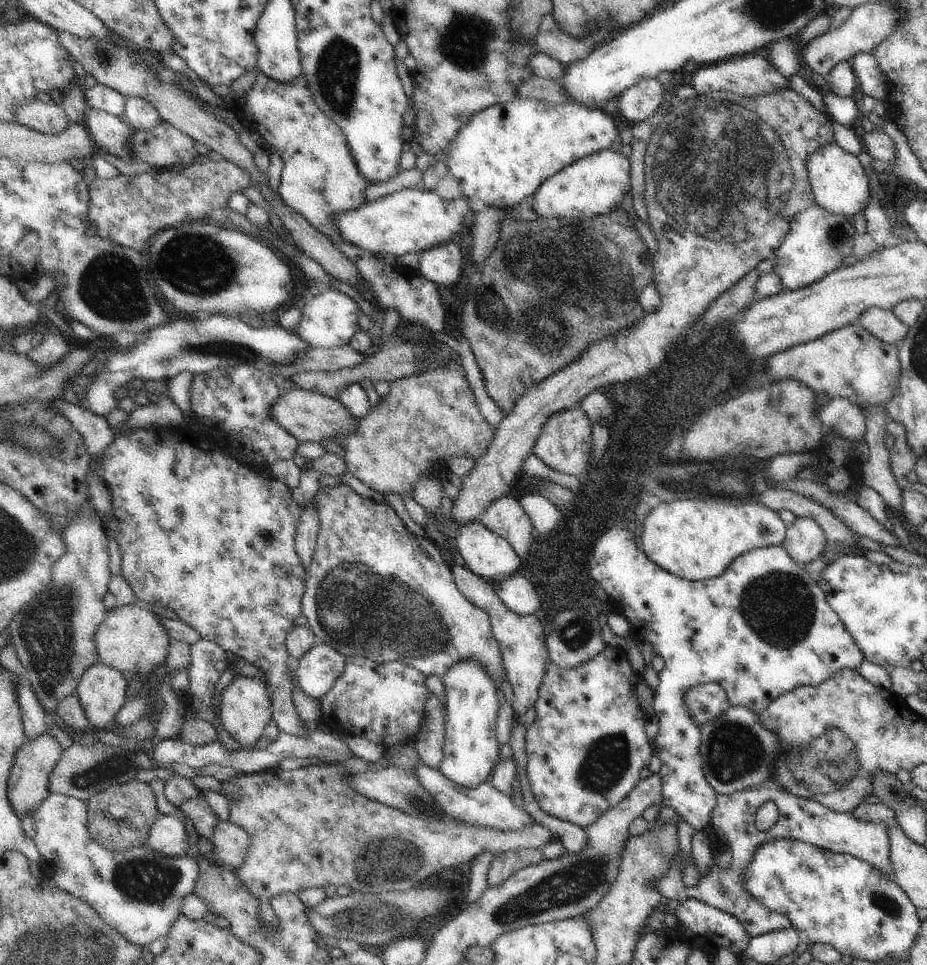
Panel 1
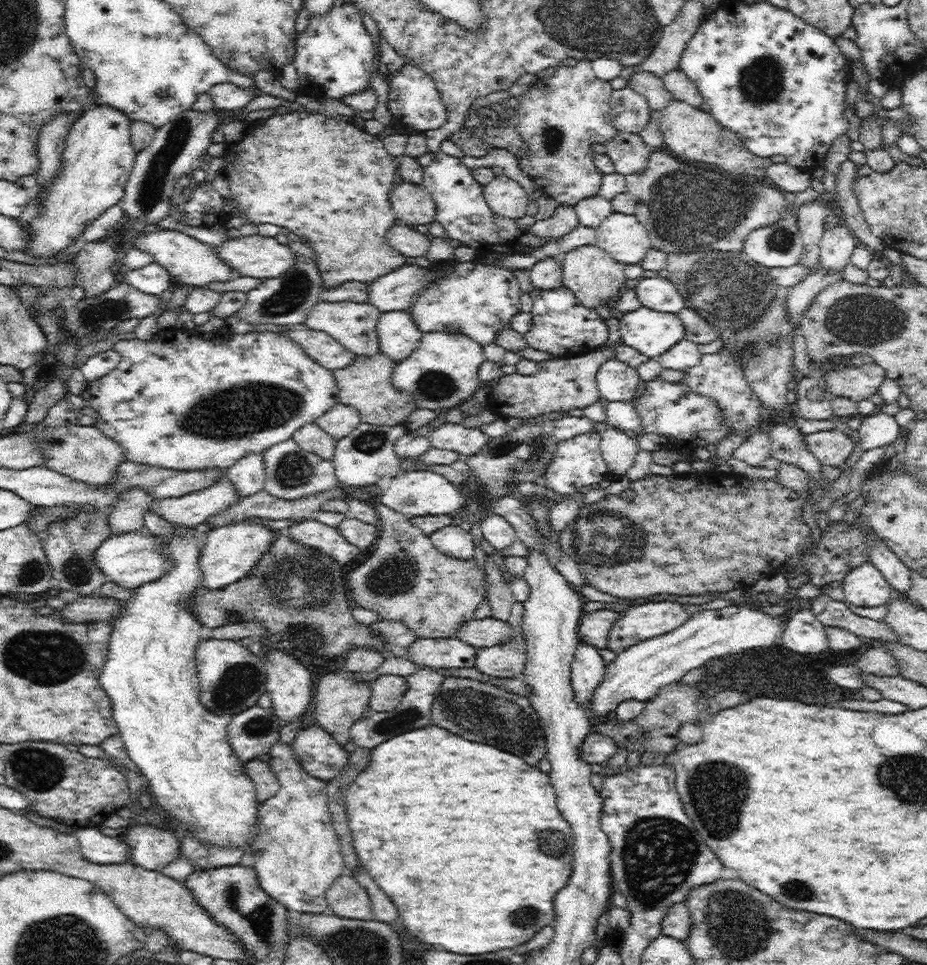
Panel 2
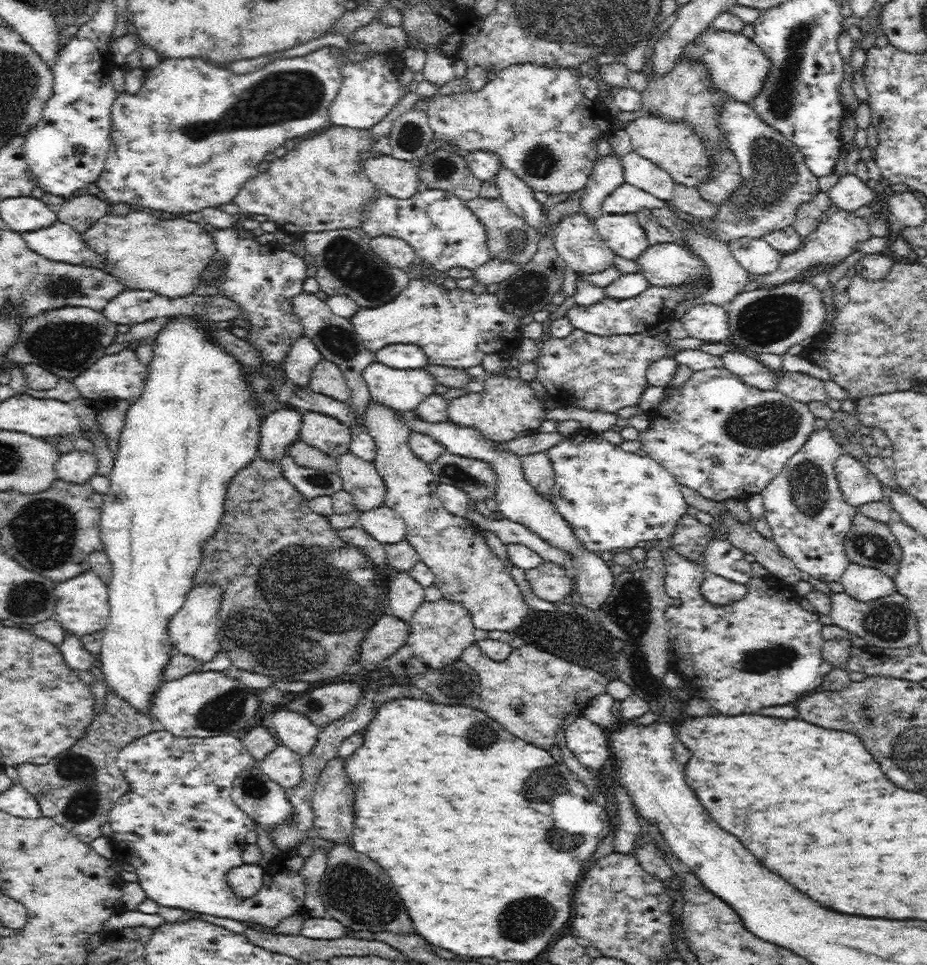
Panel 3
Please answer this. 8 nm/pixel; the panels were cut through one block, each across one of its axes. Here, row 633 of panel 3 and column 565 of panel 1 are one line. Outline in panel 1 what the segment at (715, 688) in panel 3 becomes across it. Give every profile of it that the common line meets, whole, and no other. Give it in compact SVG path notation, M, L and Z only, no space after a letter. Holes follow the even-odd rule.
M605 646L603 652L573 670L561 670L559 666L549 664L533 706L535 722L531 722L525 732L527 762L523 772L523 778L527 778L531 788L531 796L547 816L587 828L601 814L629 796L639 782L641 768L647 768L653 756L653 746L647 742L643 730L647 718L655 714L653 696L655 692L643 676L631 672L625 654L619 648Z

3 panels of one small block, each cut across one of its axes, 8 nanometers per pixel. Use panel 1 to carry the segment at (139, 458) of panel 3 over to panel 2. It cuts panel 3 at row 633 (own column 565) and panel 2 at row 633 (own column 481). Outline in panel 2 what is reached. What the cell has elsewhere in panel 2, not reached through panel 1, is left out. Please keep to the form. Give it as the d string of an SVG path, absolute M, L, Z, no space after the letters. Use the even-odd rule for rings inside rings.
M174 526L174 532L170 536L164 536L162 540L162 554L172 562L170 570L164 572L164 576L160 576L154 582L148 582L140 588L134 590L132 600L124 606L124 610L112 620L114 630L110 634L110 646L108 646L108 658L106 664L102 668L100 674L100 686L102 690L110 696L110 704L112 704L112 716L114 722L120 730L120 736L124 740L124 746L130 754L130 758L136 762L136 766L142 770L142 774L146 776L150 788L148 792L152 796L156 796L154 802L160 802L160 806L164 810L168 810L172 816L176 816L176 824L188 826L192 828L192 834L206 844L214 844L214 846L240 846L244 852L250 852L250 842L252 838L256 838L256 824L258 824L258 806L260 802L256 800L256 788L254 782L248 778L248 774L244 772L244 764L240 762L240 758L234 754L234 748L230 746L228 740L228 722L224 720L224 716L214 716L210 714L210 710L200 702L200 676L198 676L198 664L196 664L196 650L200 644L200 634L202 634L202 624L198 622L198 618L194 616L194 612L190 610L190 600L194 598L194 592L198 590L198 578L200 578L200 556L202 556L202 548L200 548L200 540L196 538L196 530L188 528L188 526Z

